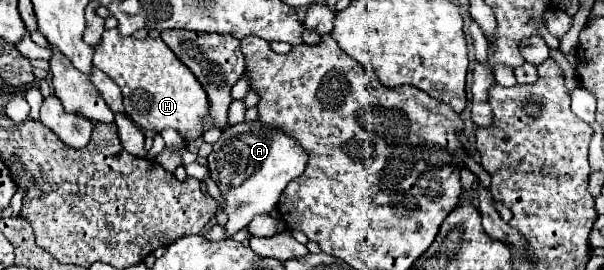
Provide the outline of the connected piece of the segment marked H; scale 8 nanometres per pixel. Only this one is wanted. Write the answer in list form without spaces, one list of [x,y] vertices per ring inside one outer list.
[[[117,28],[105,30],[101,44],[95,48],[93,66],[103,70],[121,88],[123,106],[133,124],[157,134],[165,128],[173,128],[189,142],[201,138],[201,118],[209,112],[209,96],[205,96],[203,86],[193,78],[191,70],[161,38],[137,40],[119,34]]]

